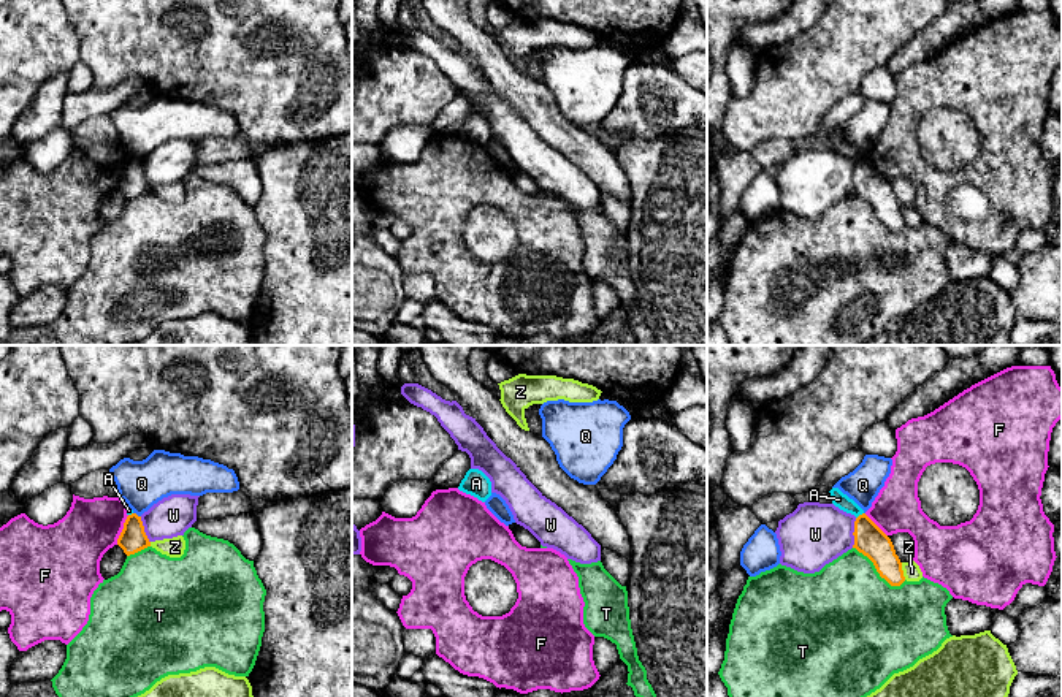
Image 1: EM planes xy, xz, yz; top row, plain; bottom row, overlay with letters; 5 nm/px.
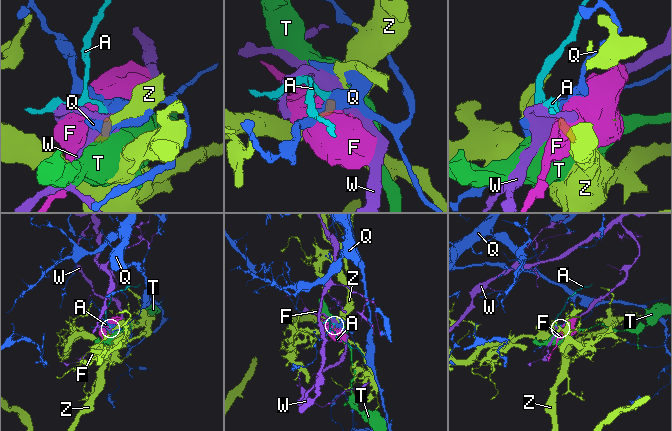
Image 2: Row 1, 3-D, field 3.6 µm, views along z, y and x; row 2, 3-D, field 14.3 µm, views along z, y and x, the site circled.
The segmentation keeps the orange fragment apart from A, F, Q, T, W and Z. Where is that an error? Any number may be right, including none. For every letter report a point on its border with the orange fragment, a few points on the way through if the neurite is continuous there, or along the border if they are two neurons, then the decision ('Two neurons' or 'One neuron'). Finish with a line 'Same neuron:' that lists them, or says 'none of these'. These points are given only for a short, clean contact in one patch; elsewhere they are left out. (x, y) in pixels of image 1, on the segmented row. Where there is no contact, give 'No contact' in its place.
A: Touches orange at yz (859, 515). Boundary: yz (863, 512), (856, 518). Two neurons
F: Touches orange at xy (122, 529). Two neurons
Q: Touches orange at xy (135, 514). Boundary: xy (133, 512), (140, 517). Two neurons
T: Touches orange at yz (877, 571). Boundary: yz (853, 547), (891, 585), (901, 585), (905, 580). Two neurons
W: Touches orange at yz (853, 533). Boundary: yz (856, 518), (851, 547). Two neurons
Z: Touches orange at yz (902, 571). Boundary: yz (901, 563), (905, 578). Two neurons
Same neuron: none of these

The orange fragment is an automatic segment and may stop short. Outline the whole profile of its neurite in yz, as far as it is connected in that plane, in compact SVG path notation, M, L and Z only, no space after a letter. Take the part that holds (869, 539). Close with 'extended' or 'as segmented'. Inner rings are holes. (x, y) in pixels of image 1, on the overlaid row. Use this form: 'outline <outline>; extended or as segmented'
outline M865 513L856 518L853 535L853 548L873 562L881 578L891 586L900 586L905 581L902 562L891 539Z; as segmented

